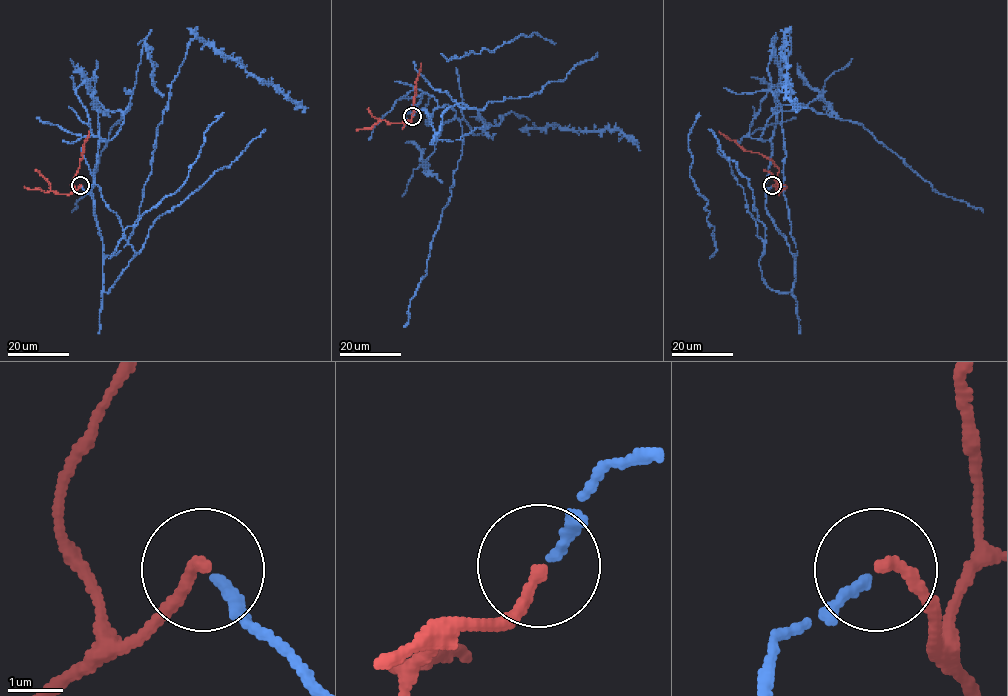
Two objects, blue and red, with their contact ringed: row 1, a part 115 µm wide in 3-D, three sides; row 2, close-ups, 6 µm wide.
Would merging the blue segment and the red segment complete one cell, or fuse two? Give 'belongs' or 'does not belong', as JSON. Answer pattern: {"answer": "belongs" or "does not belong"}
{"answer": "belongs"}

